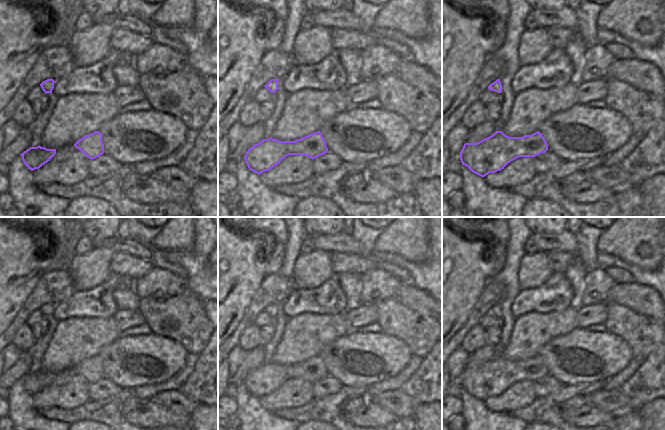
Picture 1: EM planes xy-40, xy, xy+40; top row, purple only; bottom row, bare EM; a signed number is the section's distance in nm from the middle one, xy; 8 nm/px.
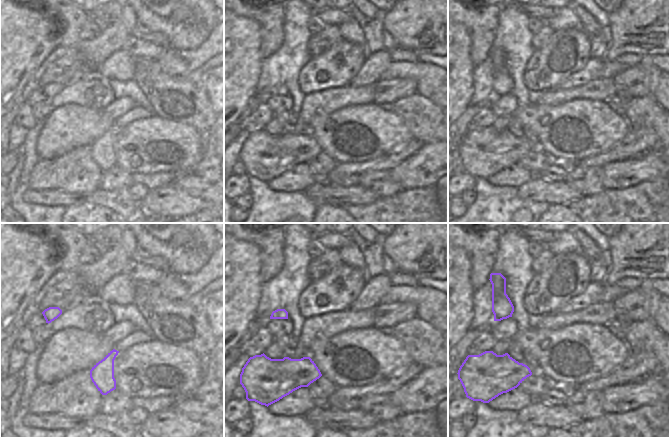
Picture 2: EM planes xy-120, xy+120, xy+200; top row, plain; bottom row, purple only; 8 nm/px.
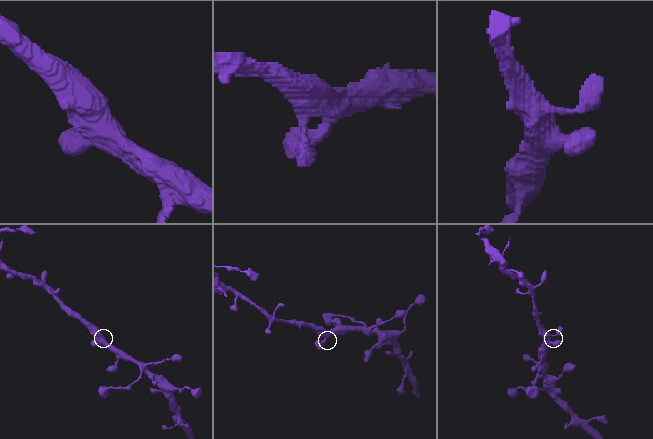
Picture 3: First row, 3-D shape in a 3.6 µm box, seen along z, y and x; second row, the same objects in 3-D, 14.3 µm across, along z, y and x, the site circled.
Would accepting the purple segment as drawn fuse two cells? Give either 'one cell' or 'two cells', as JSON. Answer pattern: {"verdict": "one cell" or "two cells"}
{"verdict": "one cell"}

